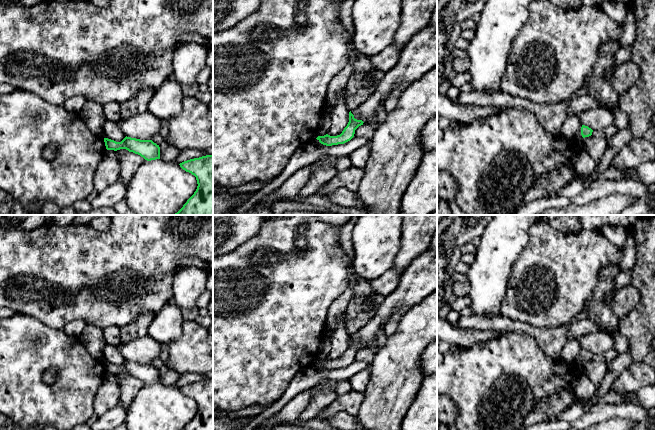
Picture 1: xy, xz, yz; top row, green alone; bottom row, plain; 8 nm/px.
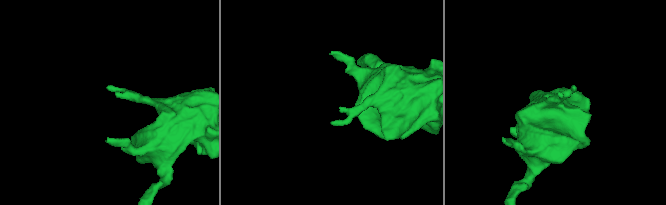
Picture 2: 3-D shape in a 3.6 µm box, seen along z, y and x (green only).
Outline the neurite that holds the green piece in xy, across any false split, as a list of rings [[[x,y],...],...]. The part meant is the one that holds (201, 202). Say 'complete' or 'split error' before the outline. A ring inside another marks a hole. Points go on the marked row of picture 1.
complete | [[[213,155],[190,159],[179,164],[196,177],[197,189],[173,215],[213,215]]]

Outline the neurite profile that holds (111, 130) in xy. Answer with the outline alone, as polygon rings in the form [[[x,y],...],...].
[[[105,121],[103,125],[103,138],[121,142],[125,137],[125,134],[122,132],[116,121]]]

